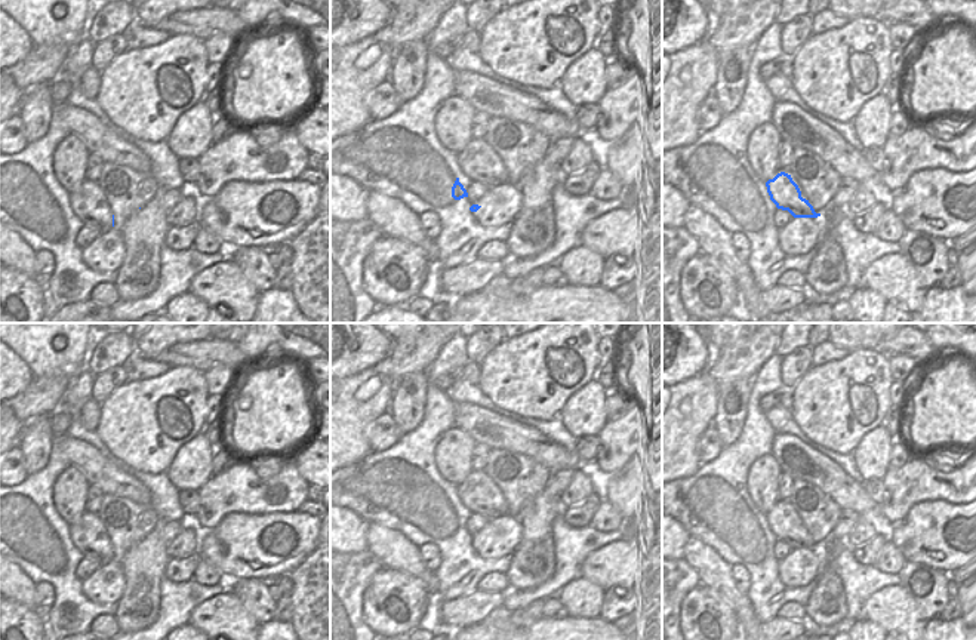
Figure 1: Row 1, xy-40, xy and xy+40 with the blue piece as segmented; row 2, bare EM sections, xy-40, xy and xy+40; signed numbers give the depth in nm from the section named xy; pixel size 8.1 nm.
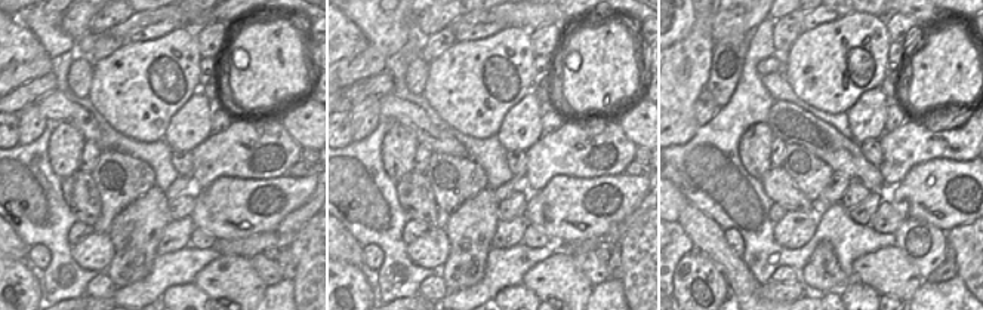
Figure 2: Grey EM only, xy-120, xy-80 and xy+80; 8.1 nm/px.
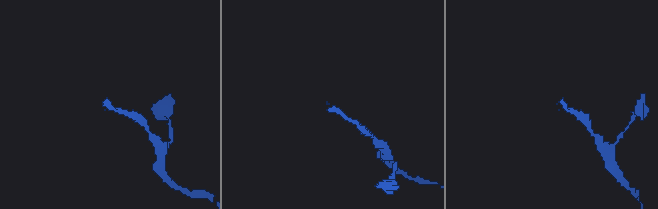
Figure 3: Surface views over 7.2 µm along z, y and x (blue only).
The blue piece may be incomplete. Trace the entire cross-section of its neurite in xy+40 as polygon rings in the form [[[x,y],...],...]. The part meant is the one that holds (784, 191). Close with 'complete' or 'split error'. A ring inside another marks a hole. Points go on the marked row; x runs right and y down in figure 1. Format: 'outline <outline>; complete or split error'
outline [[[781,172],[773,179],[766,182],[770,200],[778,209],[788,210],[794,218],[818,218],[809,200],[801,197],[798,185],[791,175]]]; complete

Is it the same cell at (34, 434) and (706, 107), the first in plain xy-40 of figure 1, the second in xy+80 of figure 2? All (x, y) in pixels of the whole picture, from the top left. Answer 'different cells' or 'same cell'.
same cell

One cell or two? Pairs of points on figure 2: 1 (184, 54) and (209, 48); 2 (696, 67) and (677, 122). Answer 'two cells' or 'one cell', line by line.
1: two cells
2: one cell

